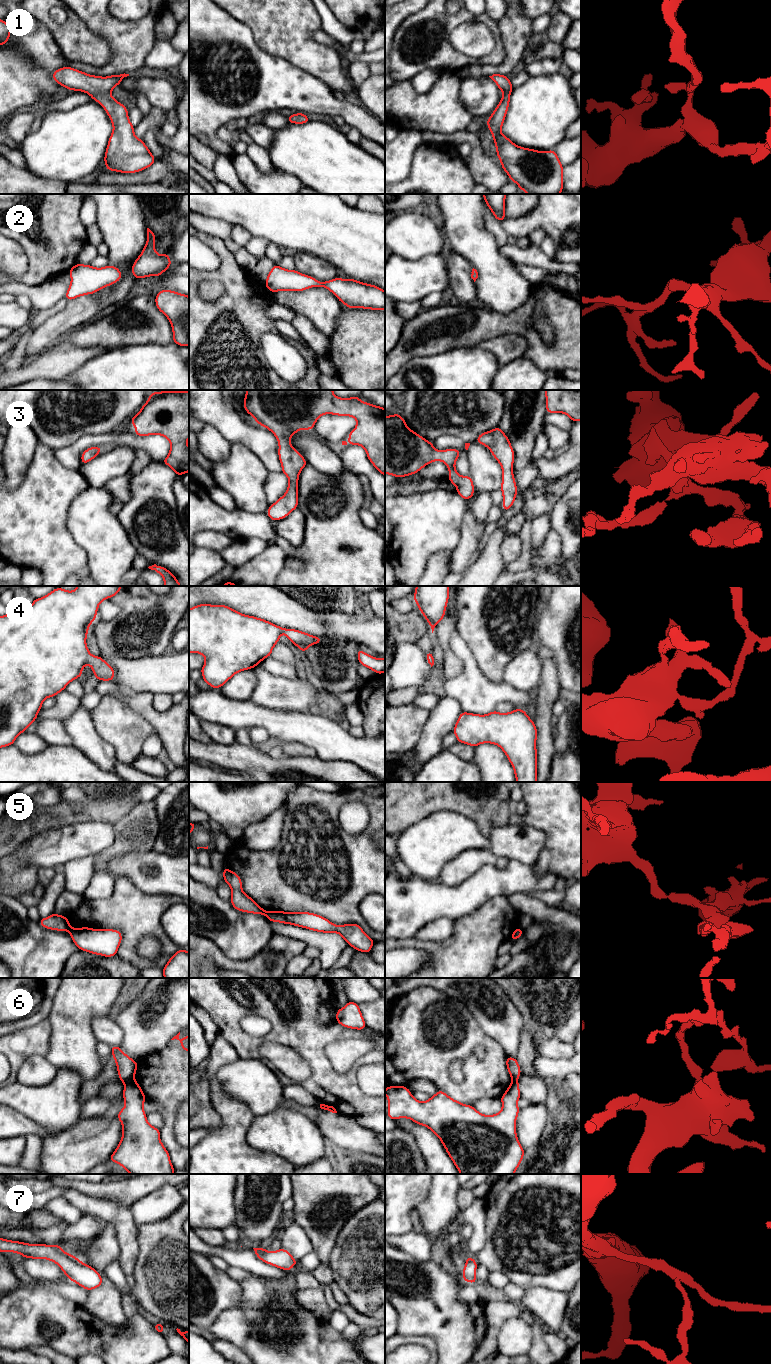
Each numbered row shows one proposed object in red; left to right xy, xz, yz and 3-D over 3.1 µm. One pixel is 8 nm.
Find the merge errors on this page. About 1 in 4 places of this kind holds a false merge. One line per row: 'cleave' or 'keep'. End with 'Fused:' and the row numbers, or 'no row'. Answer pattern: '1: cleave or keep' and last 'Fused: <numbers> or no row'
1: keep
2: keep
3: keep
4: keep
5: cleave
6: cleave
7: keep
Fused: 5, 6

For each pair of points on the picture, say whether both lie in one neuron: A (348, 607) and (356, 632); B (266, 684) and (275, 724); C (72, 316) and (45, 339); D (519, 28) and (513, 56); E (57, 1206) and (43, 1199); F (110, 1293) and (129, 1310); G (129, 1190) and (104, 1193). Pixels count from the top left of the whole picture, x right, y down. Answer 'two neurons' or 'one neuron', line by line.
A: two neurons
B: two neurons
C: one neuron
D: one neuron
E: two neurons
F: two neurons
G: one neuron

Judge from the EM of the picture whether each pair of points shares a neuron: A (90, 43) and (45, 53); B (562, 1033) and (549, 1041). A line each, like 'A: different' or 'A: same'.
A: different
B: different

